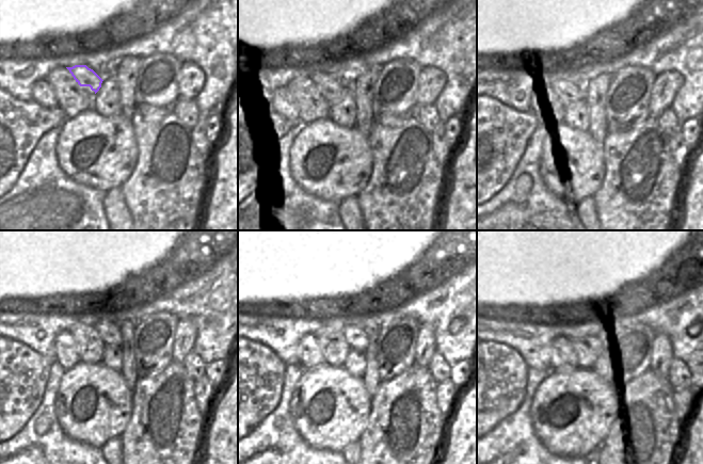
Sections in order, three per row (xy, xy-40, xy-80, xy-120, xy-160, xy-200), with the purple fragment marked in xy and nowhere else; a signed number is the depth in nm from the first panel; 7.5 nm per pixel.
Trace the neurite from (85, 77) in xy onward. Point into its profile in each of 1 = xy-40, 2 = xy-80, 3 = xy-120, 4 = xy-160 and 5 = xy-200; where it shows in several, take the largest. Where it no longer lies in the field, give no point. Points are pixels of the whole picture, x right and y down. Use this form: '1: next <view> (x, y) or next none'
1: next xy-40 (320, 79)
2: next xy-80 (580, 90)
3: next xy-120 (109, 332)
4: next xy-160 (355, 337)
5: next xy-200 (601, 346)

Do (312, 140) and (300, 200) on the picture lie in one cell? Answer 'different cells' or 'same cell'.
different cells

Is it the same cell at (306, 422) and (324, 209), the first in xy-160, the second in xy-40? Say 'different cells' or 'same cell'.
different cells

